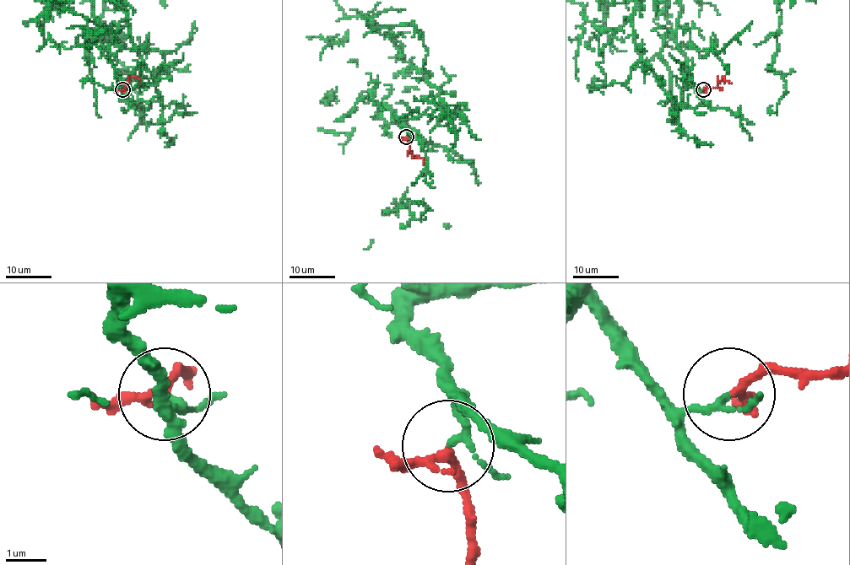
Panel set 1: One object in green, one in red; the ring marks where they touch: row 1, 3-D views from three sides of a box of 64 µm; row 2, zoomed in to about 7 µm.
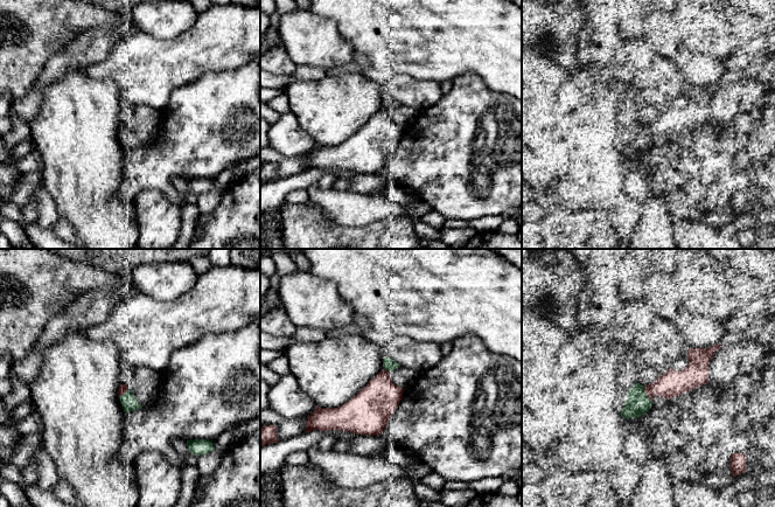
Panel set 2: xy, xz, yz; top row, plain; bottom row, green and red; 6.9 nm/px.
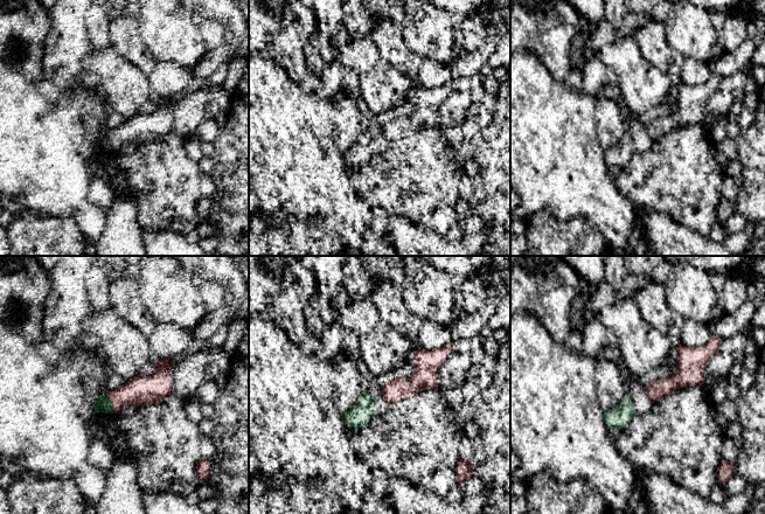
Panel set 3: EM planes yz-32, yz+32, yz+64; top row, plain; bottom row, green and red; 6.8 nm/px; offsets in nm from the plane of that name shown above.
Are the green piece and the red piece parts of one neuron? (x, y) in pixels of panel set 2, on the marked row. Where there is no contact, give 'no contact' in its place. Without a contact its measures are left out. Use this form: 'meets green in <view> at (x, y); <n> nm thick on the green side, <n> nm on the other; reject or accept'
meets green in yz at (646, 394); 170 nm thick on the green side, 180 nm on the other; accept

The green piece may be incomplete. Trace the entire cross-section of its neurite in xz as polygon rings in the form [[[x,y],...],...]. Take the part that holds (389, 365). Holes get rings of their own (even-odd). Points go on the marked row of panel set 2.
[[[384,357],[383,369],[343,405],[330,409],[316,407],[307,417],[305,432],[314,430],[338,430],[352,432],[355,435],[379,436],[386,428],[388,421],[403,398],[404,389],[393,384],[389,375],[391,370],[398,367],[399,364],[396,361],[390,357]]]

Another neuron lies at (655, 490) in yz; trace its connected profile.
[[[651,458],[642,465],[642,475],[629,507],[676,507],[672,474],[666,460]]]

